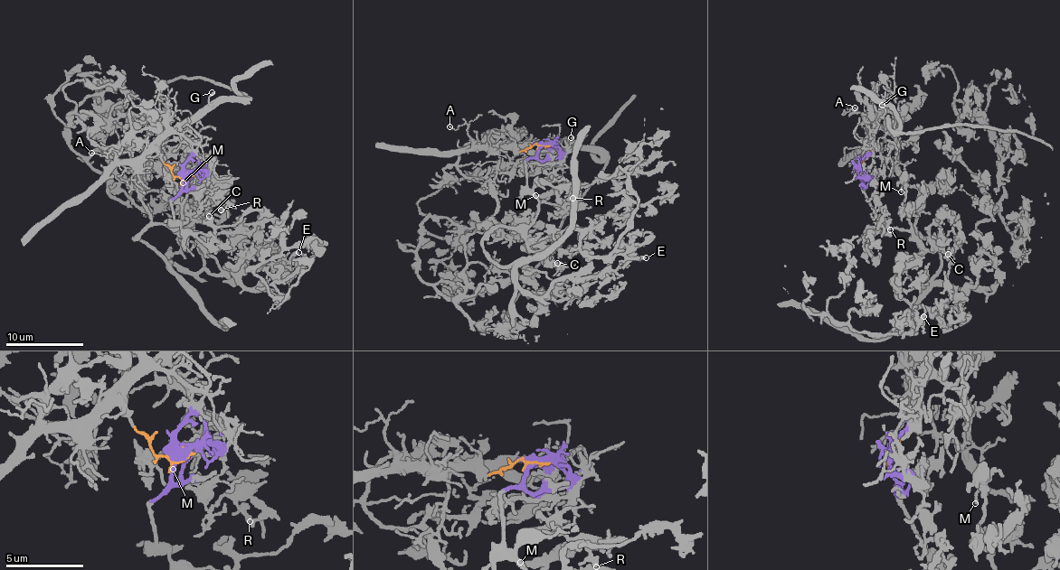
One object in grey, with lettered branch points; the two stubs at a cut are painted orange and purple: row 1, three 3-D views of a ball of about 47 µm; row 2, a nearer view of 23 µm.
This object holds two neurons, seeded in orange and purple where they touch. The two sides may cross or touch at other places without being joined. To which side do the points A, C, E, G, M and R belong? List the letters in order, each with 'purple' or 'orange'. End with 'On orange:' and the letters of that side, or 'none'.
A: orange
C: purple
E: purple
G: orange
M: purple
R: purple
On orange: A, G

